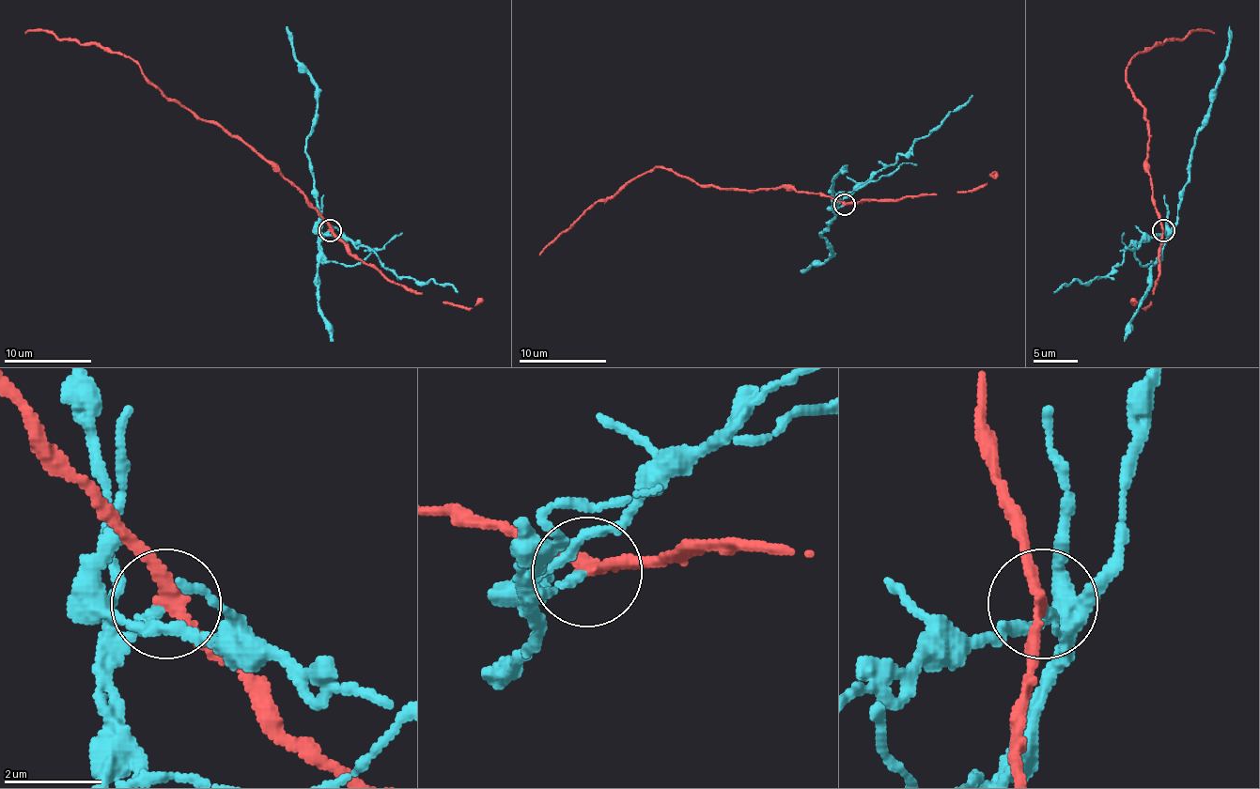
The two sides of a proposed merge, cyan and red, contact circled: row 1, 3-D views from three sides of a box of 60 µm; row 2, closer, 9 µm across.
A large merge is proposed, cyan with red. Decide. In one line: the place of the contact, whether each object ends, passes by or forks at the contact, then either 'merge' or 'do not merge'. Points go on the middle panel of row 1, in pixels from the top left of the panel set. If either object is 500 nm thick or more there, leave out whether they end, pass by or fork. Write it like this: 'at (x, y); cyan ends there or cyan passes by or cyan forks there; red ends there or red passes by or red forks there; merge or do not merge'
at (844, 205); cyan ends there; red passes by; do not merge

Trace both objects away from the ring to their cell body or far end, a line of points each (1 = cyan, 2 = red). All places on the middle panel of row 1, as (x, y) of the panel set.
1: (843, 205), (836, 209), (827, 229), (820, 234), (832, 249), (832, 255), (807, 270), (801, 270)
2: (845, 205), (840, 201), (792, 190), (720, 190), (665, 168), (652, 168), (613, 196), (595, 201), (540, 255)

